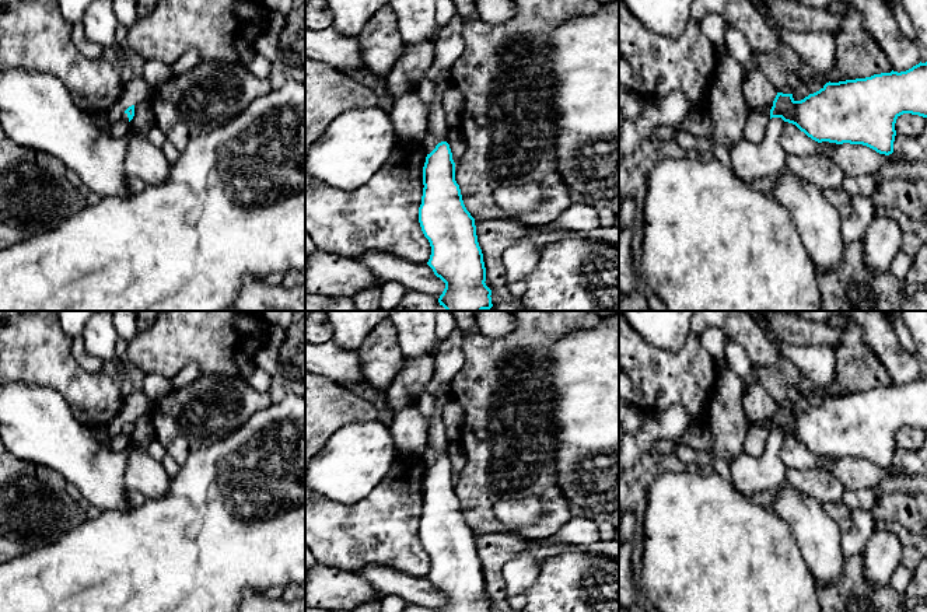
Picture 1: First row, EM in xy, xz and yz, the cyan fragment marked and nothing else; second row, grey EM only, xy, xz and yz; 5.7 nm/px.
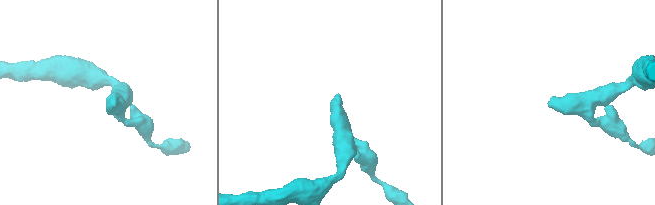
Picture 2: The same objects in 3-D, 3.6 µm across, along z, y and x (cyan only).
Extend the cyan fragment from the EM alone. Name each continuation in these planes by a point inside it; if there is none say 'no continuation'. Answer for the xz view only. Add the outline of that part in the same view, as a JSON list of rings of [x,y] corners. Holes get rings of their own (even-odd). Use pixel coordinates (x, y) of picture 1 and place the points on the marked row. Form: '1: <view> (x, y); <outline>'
1: xz (438, 126); [[[449,70],[440,74],[440,78],[433,83],[434,85],[434,111],[430,116],[430,133],[435,137],[437,143],[445,141],[448,125],[442,111],[442,95],[452,87]]]

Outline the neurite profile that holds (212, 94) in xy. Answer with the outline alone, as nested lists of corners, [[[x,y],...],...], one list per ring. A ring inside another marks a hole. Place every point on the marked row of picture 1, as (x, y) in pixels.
[[[200,62],[153,88],[150,108],[155,126],[181,153],[195,137],[231,123],[273,88],[239,64]]]

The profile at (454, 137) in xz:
[[[448,127],[445,141],[449,144],[452,160],[456,164],[458,160],[465,154],[466,151],[466,143],[464,139],[464,134],[459,127]]]

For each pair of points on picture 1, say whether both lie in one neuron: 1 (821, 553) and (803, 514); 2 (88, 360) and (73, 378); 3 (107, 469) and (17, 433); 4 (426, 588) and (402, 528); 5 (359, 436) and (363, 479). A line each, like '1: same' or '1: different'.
1: same
2: different
3: same
4: different
5: same

